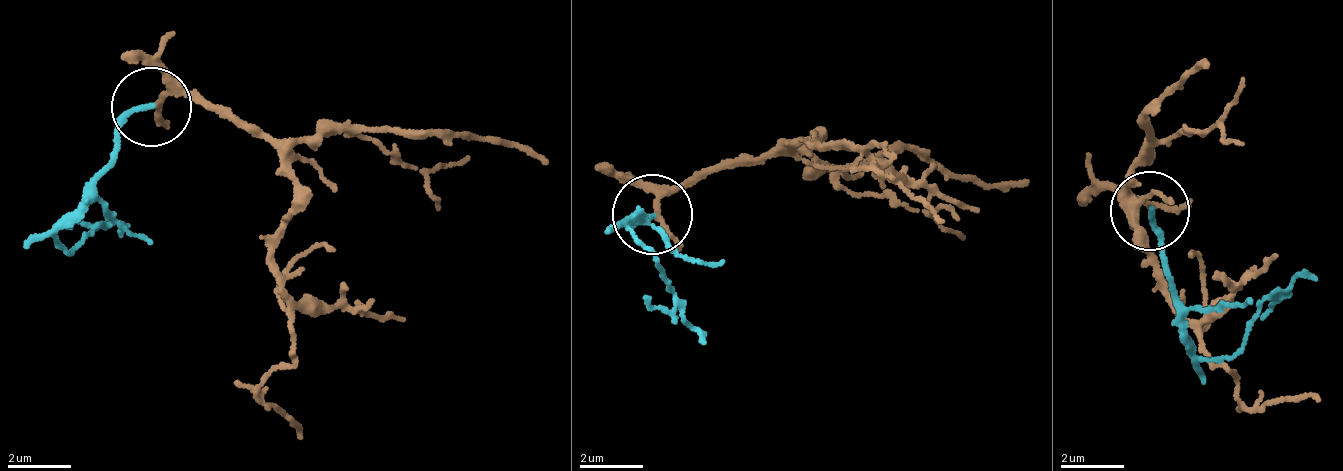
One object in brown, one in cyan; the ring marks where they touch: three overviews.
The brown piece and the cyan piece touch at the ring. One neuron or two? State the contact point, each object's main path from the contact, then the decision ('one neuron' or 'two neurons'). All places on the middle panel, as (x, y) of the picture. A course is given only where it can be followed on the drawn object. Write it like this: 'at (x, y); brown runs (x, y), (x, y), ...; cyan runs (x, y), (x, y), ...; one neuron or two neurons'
at (652, 214); brown runs (653, 217), (668, 191), (780, 151), (815, 131), (819, 145), (878, 146), (877, 170), (942, 223); cyan runs (653, 217), (632, 223), (648, 217), (630, 227), (652, 253), (706, 345); one neuron

